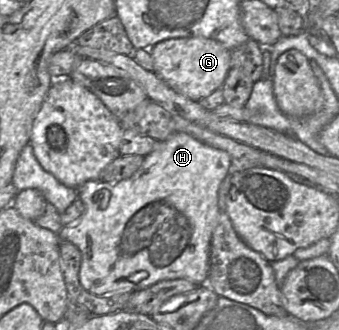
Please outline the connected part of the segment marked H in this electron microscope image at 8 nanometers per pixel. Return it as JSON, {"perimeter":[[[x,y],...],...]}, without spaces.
{"perimeter":[[[178,132],[171,135],[165,141],[158,142],[155,149],[144,156],[141,167],[131,177],[117,183],[89,180],[79,186],[76,190],[78,198],[84,203],[84,213],[75,223],[63,226],[57,235],[60,241],[73,243],[81,253],[79,280],[82,287],[92,294],[106,295],[115,292],[133,292],[145,289],[159,281],[179,278],[187,279],[197,286],[206,285],[209,274],[211,239],[220,215],[218,191],[221,183],[230,171],[230,166],[231,158],[225,151],[208,146],[189,134]]]}

